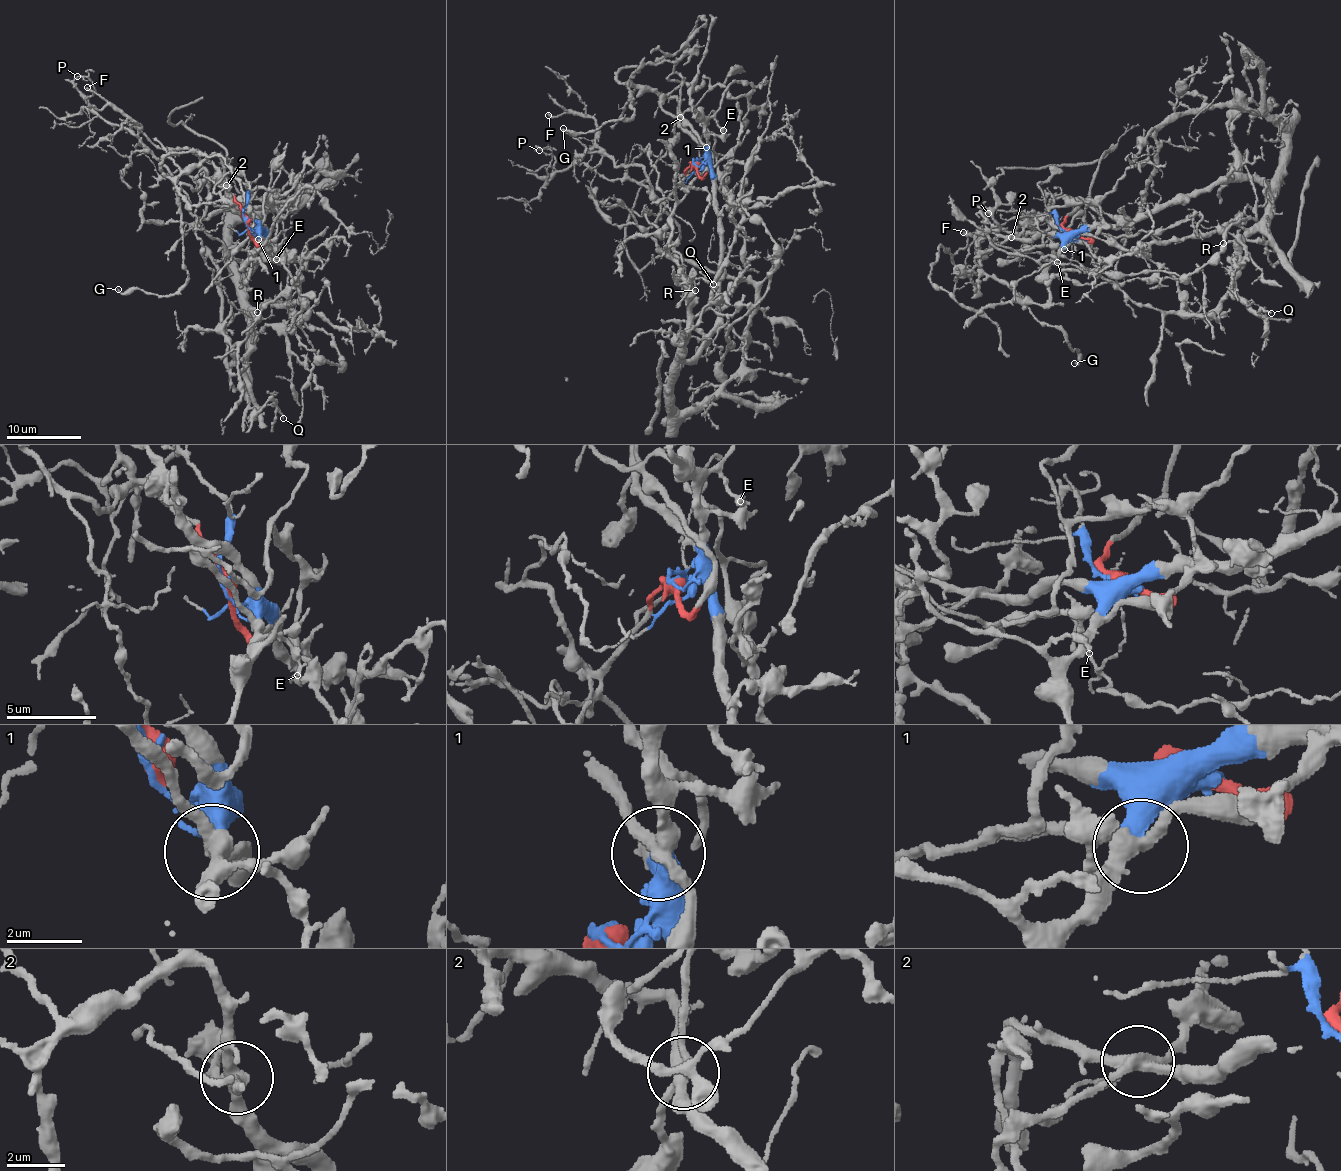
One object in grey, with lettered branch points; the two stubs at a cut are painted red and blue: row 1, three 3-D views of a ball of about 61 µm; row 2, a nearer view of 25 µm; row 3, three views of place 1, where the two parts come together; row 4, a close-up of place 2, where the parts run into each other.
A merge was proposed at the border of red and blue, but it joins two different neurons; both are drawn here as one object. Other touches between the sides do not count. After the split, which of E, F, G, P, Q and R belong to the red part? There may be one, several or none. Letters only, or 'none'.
F, P

